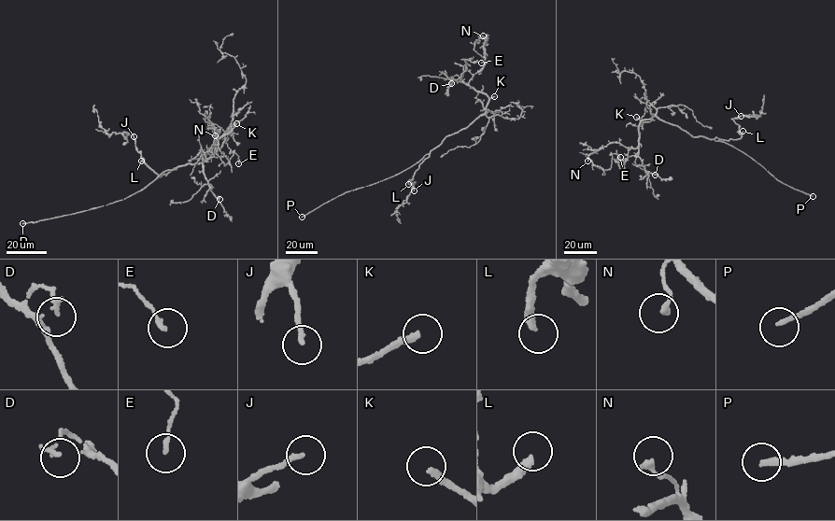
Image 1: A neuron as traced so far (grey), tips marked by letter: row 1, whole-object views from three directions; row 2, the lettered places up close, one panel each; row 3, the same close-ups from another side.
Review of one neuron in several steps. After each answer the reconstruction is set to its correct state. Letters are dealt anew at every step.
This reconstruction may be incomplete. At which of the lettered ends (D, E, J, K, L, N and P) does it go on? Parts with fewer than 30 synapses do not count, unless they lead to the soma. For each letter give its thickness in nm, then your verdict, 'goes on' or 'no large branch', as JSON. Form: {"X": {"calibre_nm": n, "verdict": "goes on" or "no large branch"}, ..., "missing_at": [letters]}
{"D": {"calibre_nm": 150, "verdict": "no large branch"}, "E": {"calibre_nm": 140, "verdict": "no large branch"}, "J": {"calibre_nm": 160, "verdict": "no large branch"}, "K": {"calibre_nm": 260, "verdict": "goes on"}, "L": {"calibre_nm": 280, "verdict": "goes on"}, "N": {"calibre_nm": 240, "verdict": "no large branch"}, "P": {"calibre_nm": 190, "verdict": "goes on"}, "missing_at": ["K", "L", "P"]}

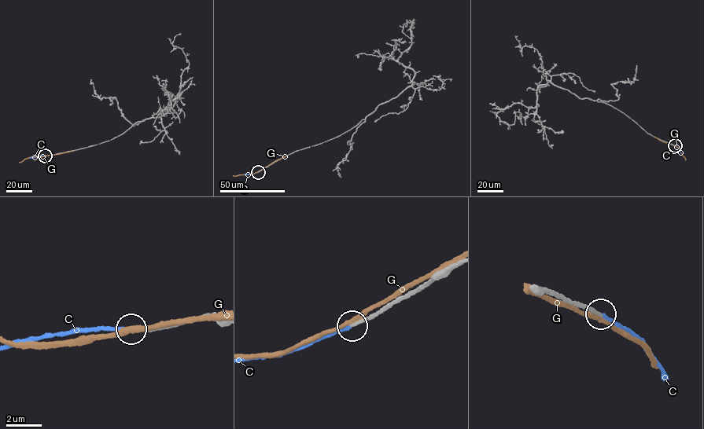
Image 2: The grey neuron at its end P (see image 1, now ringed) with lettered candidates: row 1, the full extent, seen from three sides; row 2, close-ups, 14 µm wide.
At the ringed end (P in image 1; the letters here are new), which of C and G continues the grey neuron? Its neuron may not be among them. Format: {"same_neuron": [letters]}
{"same_neuron": ["C"]}

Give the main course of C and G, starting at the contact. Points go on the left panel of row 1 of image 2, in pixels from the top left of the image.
C: (45, 155), (30, 158)
G: (45, 155), (73, 151)

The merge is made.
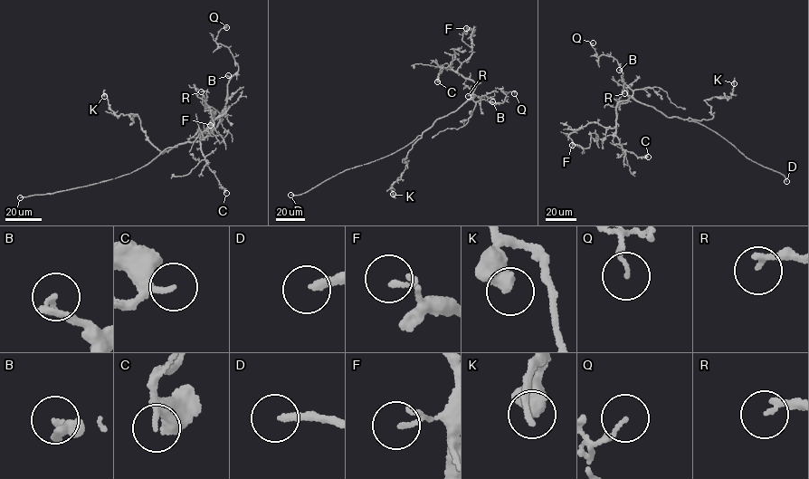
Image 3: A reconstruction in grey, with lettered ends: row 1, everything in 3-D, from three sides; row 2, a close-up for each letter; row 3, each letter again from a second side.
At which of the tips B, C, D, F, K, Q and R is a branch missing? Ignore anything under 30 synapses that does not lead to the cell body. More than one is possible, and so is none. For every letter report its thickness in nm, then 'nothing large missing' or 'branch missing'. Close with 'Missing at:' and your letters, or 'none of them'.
B: 200 nm | branch missing
C: 180 nm | nothing large missing
D: 200 nm | branch missing
F: 100 nm | nothing large missing
K: 480 nm | nothing large missing
Q: 130 nm | nothing large missing
R: 170 nm | nothing large missing
Missing at: B, D

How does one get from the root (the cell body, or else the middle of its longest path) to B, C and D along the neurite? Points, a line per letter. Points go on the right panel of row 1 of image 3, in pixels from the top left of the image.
B: (667, 117), (634, 99), (619, 70)
C: (667, 117), (632, 98), (618, 103), (615, 135), (620, 146), (638, 157), (648, 157)
D: (667, 117), (679, 117), (707, 127), (747, 158), (782, 175), (786, 181)

